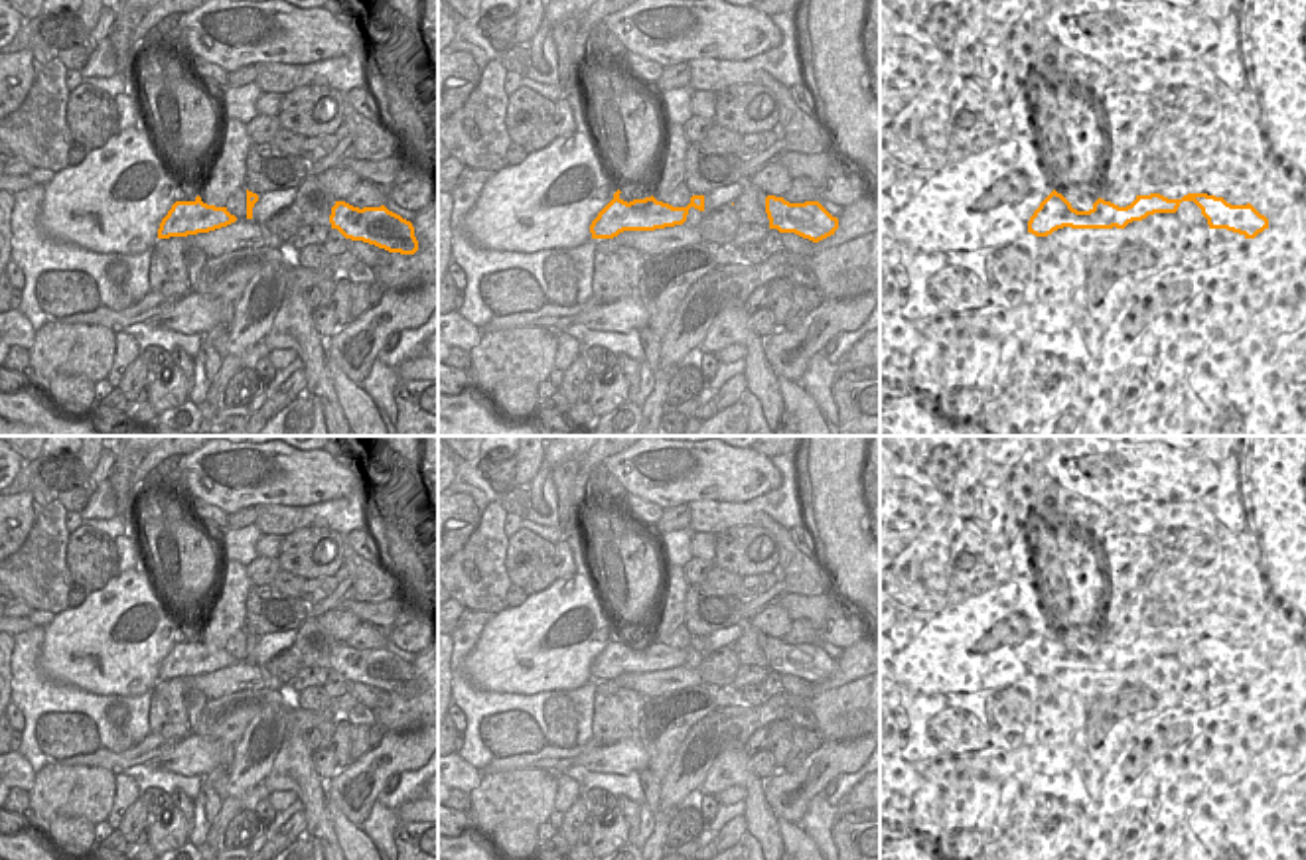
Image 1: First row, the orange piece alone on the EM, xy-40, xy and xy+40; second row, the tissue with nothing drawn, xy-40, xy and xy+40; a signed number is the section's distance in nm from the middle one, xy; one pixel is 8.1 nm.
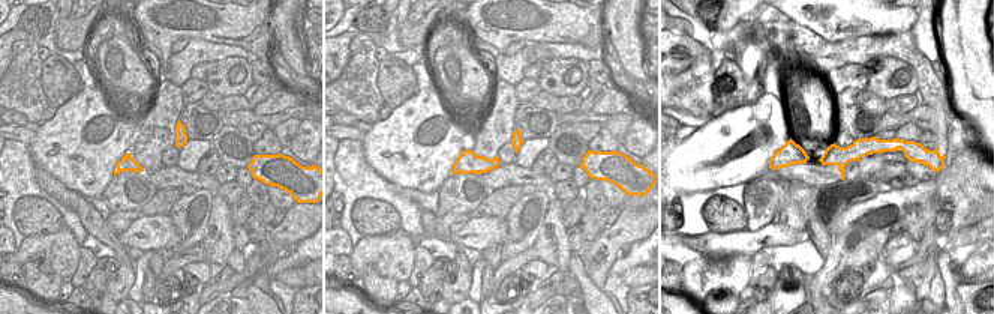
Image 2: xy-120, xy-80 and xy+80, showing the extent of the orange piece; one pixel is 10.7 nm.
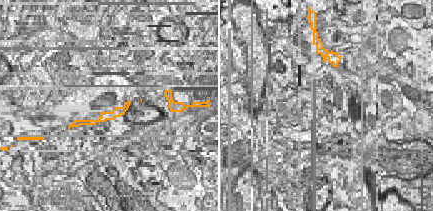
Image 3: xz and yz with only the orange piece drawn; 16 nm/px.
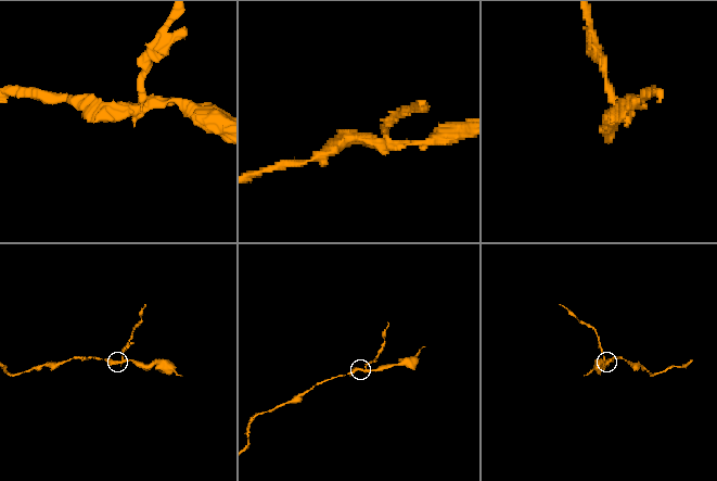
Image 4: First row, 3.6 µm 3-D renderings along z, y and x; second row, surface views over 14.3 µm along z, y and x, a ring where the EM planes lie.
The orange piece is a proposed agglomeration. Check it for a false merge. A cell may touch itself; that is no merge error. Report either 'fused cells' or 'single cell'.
fused cells

